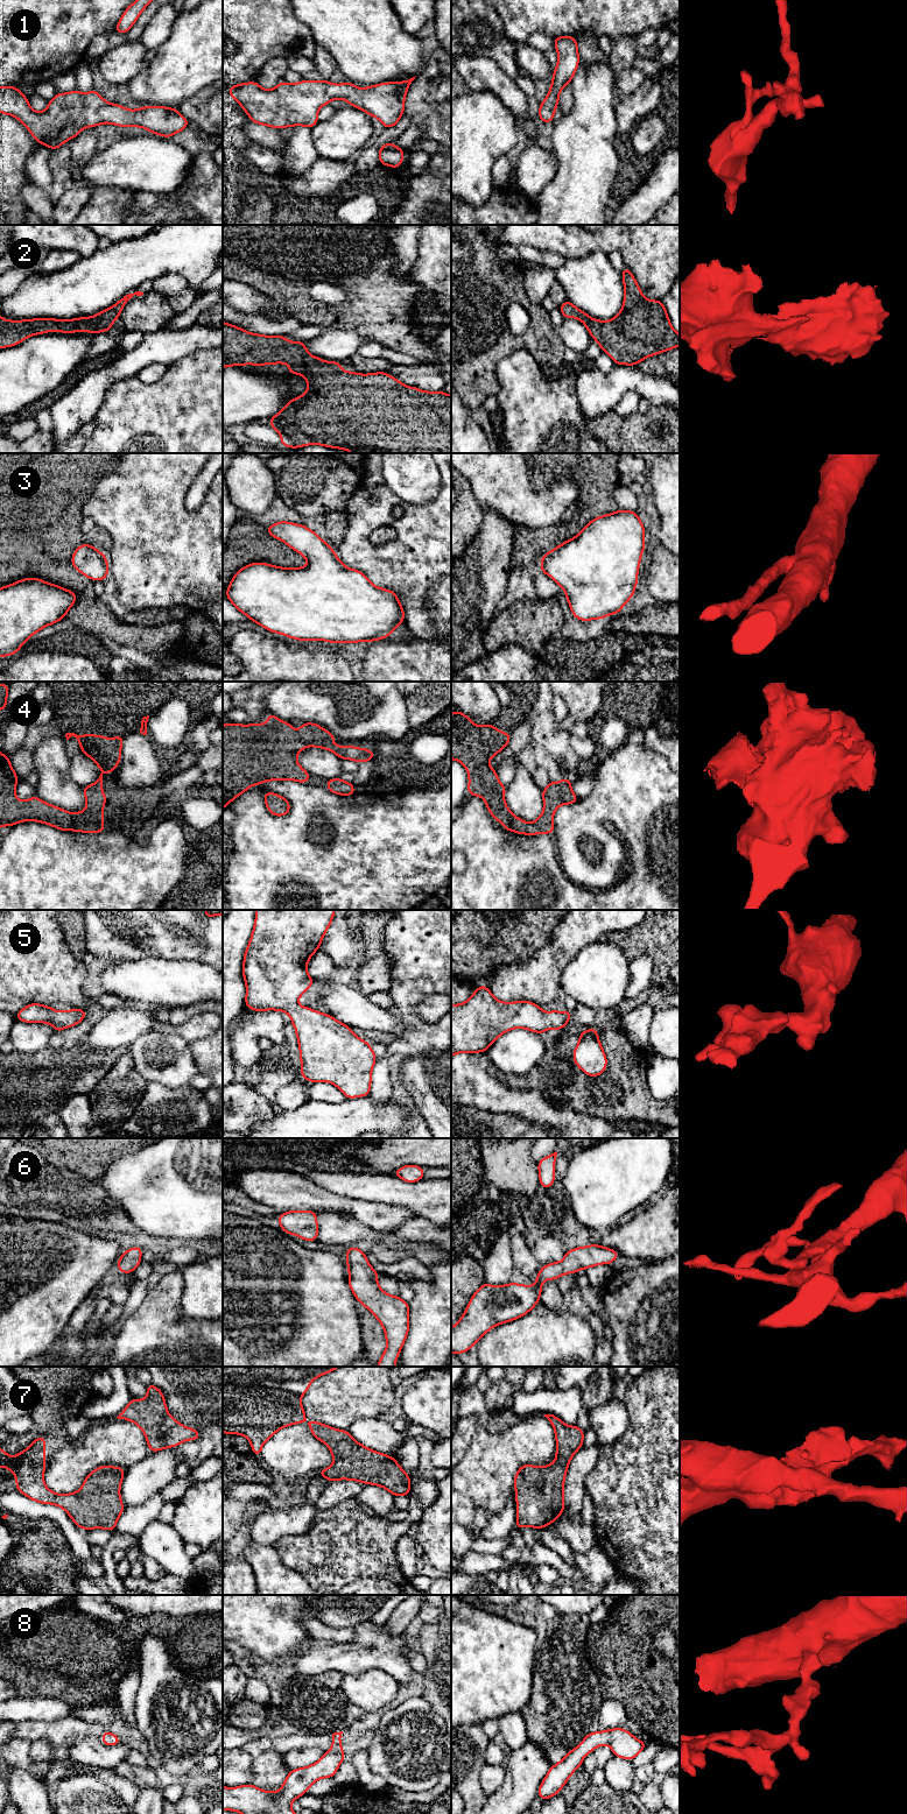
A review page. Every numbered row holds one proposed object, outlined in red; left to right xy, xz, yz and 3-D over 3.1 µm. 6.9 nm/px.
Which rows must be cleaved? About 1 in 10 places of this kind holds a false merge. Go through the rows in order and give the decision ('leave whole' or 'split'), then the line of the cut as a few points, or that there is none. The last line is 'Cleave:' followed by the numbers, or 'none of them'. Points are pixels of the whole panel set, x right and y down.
1: leave whole | no cut
2: leave whole | no cut
3: leave whole | no cut
4: leave whole | no cut
5: leave whole | no cut
6: leave whole | no cut
7: leave whole | no cut
8: leave whole | no cut
Cleave: none of them

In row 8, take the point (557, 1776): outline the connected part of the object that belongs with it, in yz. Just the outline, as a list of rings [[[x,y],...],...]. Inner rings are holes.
[[[623,1728],[589,1732],[578,1746],[570,1750],[557,1764],[550,1766],[539,1787],[537,1795],[542,1800],[547,1800],[558,1794],[569,1777],[582,1766],[584,1757],[604,1744],[612,1749],[614,1757],[627,1760],[634,1759],[647,1746],[647,1743]]]

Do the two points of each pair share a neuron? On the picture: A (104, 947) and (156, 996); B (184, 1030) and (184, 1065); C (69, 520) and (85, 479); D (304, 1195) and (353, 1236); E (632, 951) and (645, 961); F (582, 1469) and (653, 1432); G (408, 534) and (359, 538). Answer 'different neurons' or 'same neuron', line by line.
A: different neurons
B: different neurons
C: same neuron
D: different neurons
E: different neurons
F: different neurons
G: same neuron

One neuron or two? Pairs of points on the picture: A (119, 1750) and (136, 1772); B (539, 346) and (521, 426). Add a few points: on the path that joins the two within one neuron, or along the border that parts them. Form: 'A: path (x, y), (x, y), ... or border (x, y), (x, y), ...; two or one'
A: border (125, 1760), (112, 1769); two
B: border (508, 354), (517, 350), (526, 350), (541, 369); two

